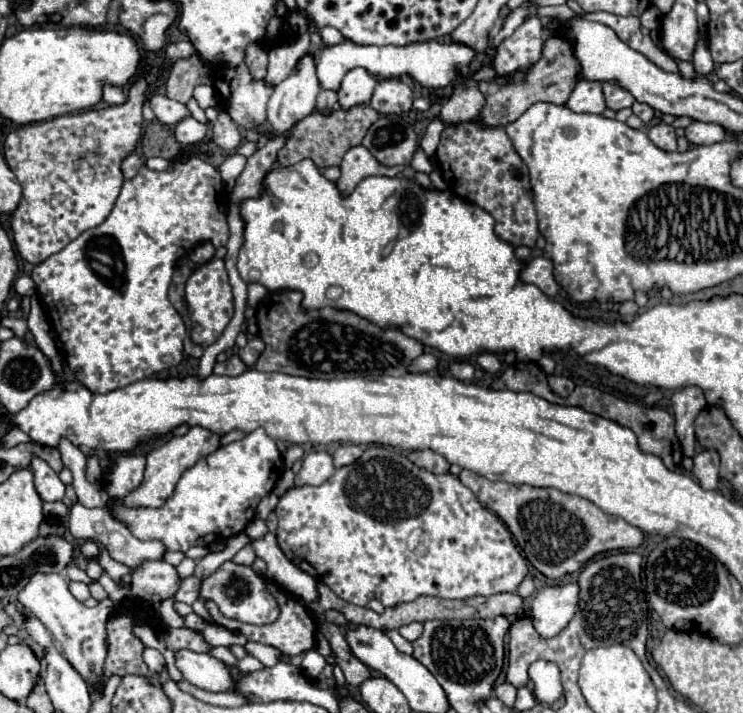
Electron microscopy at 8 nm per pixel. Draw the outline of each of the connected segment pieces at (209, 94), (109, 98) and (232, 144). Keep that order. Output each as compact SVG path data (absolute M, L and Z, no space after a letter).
M199 86L195 90L195 98L199 100L199 106L207 110L209 106L217 106L217 90L211 86Z
M109 86L109 88L105 90L105 102L107 102L107 104L123 104L125 100L127 100L127 96L125 96L123 90L117 90L117 88L113 88L113 86Z
M219 112L217 122L213 124L213 142L227 150L227 152L235 152L237 146L241 144L241 134L237 130L237 124L231 120L231 116L227 112Z

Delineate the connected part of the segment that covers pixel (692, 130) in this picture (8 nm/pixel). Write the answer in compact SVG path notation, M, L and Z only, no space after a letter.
M693 122L685 128L685 138L689 144L695 146L709 146L715 142L727 140L727 132L719 124L705 124L705 122Z

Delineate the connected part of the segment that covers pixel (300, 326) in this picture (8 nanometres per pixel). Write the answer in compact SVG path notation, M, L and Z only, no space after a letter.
M283 290L283 296L281 292L267 294L255 314L259 336L265 342L265 350L257 362L247 366L237 354L233 354L227 362L217 362L213 374L239 376L249 368L257 368L261 372L285 372L291 376L323 380L345 378L349 374L363 378L377 378L383 374L405 376L409 374L411 362L425 350L419 340L405 336L397 328L389 328L387 334L383 334L383 328L349 310L303 310L301 300L303 294L299 290Z

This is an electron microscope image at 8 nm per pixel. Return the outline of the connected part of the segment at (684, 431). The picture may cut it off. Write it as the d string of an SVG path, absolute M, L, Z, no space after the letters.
M685 386L671 396L671 404L673 404L675 420L677 420L675 430L677 430L677 436L681 440L683 454L693 456L695 454L693 422L695 422L697 414L707 406L705 392L697 386Z

